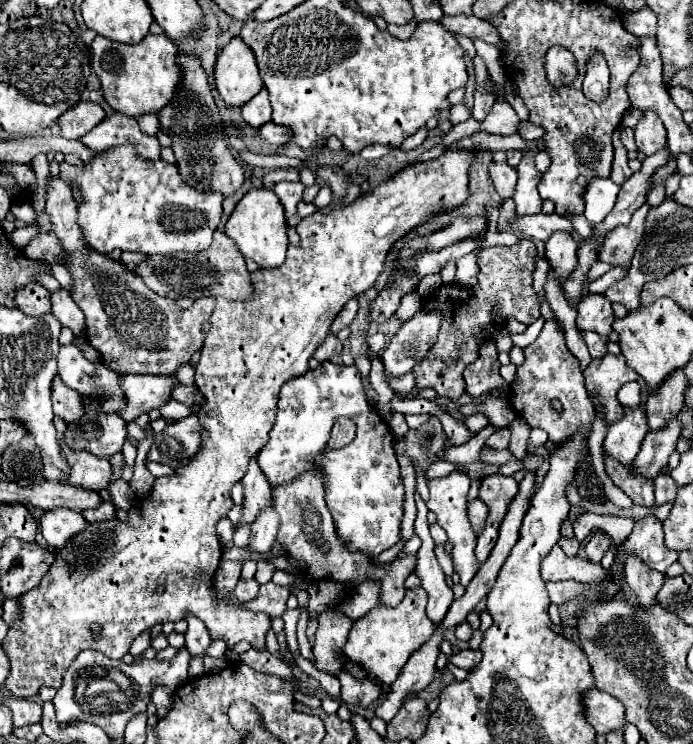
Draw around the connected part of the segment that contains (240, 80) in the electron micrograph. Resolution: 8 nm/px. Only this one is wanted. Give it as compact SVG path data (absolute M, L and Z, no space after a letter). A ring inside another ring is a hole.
M240 36L218 50L214 74L216 90L228 106L242 106L262 90L254 54Z

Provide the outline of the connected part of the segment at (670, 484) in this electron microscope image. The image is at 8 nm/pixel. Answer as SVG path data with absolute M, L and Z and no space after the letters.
M658 474L654 480L654 490L656 490L656 506L664 504L664 502L672 502L676 498L676 482L666 476L666 474Z

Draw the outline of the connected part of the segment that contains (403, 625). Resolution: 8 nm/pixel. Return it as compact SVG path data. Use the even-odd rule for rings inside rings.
M424 588L406 590L406 596L398 606L386 606L384 602L378 602L366 616L354 620L348 640L342 646L344 656L360 664L366 672L372 672L384 686L392 686L412 652L416 652L416 648L424 646L434 636L436 624L426 616L426 602L428 594Z

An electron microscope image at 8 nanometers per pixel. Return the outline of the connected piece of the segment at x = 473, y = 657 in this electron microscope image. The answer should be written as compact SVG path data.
M470 648L460 650L460 652L456 652L448 658L450 664L454 664L458 668L464 668L464 670L472 670L480 660L482 660L482 652L480 650L470 650Z

